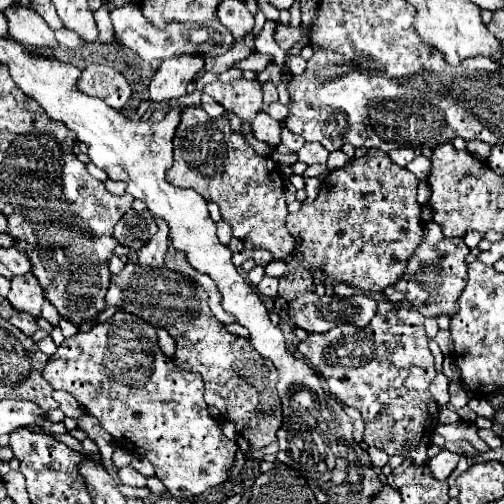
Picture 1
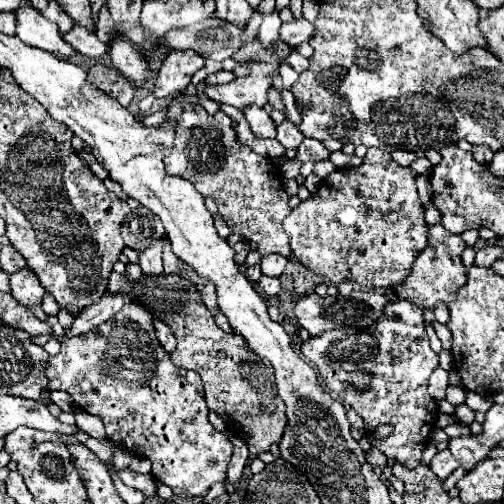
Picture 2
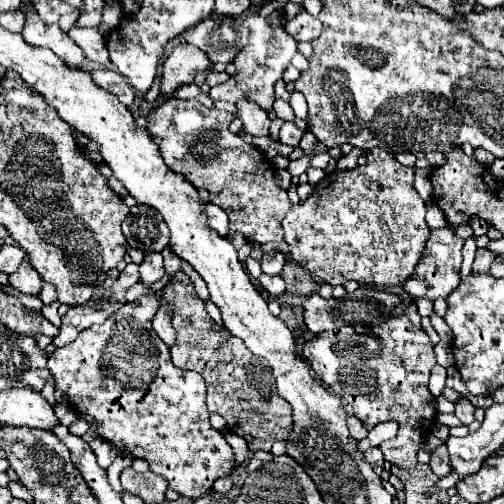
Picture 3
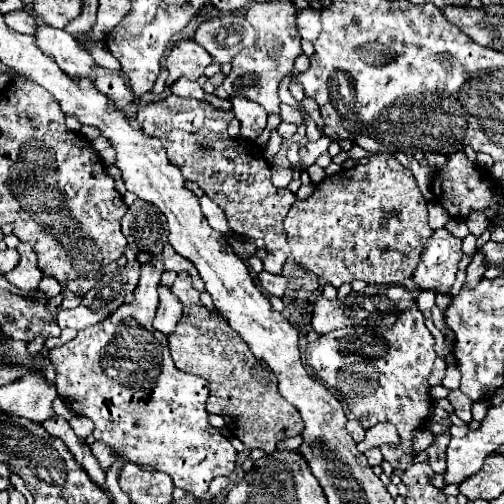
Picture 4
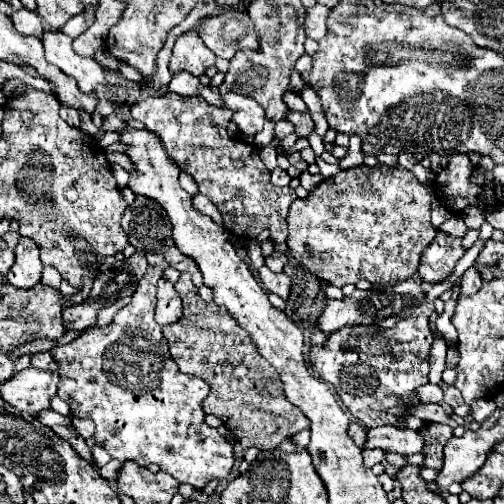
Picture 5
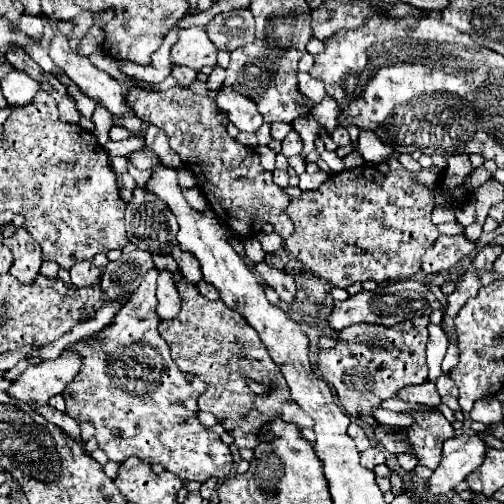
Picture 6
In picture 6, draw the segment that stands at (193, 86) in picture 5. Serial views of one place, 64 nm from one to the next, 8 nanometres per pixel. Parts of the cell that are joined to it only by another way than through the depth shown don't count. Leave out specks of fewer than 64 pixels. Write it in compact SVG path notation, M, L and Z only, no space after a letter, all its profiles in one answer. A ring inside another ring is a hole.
M174 66L174 68L172 68L172 76L174 76L182 86L188 86L188 82L196 78L196 70L192 70L192 68L188 68L188 66Z

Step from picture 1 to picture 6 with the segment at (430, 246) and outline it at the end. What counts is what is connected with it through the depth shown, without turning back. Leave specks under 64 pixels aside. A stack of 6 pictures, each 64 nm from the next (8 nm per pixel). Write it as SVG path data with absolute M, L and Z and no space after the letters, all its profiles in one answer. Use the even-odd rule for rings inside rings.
M464 234L460 236L438 236L436 244L424 254L422 270L426 274L446 272L456 266L464 256L472 254L476 244L468 240Z

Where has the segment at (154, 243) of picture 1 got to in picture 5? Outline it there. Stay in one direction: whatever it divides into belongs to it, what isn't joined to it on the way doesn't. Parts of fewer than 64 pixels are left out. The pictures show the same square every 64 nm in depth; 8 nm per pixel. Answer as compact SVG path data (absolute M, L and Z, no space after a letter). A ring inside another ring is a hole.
M148 266L148 272L136 286L130 304L118 310L108 326L92 326L70 344L60 346L52 352L54 360L60 366L60 372L64 372L58 396L70 406L70 418L90 418L96 424L94 438L98 446L102 446L112 458L120 462L134 460L140 466L148 466L154 462L160 466L162 472L168 472L180 484L192 484L196 486L196 490L202 490L214 478L228 478L234 464L232 444L226 442L226 438L220 436L216 428L210 428L204 422L202 400L208 396L210 386L202 378L182 374L178 370L168 352L162 330L154 320L156 282L160 278L162 270L156 266Z

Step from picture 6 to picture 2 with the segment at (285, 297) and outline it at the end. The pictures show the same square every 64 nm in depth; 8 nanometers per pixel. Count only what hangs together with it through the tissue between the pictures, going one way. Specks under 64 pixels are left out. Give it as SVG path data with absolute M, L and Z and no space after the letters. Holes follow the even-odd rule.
M262 276L262 278L258 280L258 286L260 286L268 296L278 296L278 294L280 294L280 280L278 280L278 278Z

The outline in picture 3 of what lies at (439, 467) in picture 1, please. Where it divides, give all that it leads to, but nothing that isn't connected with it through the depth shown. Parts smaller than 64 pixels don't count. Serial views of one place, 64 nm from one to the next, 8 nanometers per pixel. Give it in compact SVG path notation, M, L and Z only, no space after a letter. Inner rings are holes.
M442 442L438 448L432 450L432 458L430 458L430 468L442 478L450 472L450 464L448 464L448 450L446 450L446 442Z

